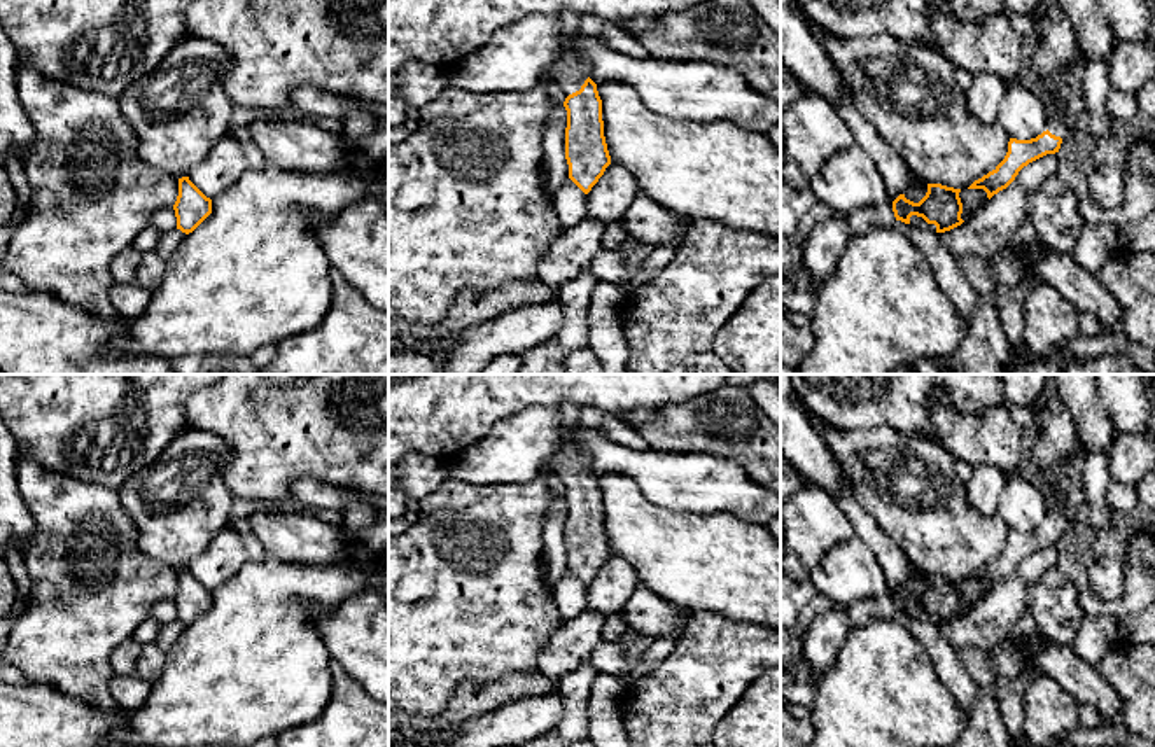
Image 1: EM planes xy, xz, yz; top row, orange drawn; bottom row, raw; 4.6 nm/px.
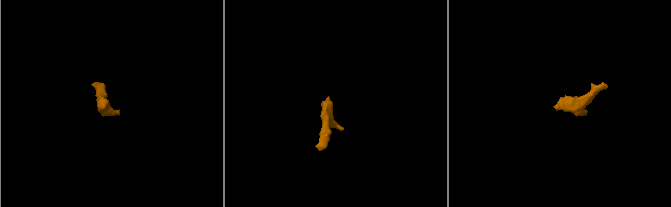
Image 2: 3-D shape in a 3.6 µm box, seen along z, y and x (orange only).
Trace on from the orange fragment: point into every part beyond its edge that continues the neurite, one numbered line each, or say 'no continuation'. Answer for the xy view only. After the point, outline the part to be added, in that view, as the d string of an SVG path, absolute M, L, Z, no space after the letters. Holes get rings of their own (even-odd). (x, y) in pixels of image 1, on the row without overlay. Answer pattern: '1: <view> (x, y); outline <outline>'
no continuation

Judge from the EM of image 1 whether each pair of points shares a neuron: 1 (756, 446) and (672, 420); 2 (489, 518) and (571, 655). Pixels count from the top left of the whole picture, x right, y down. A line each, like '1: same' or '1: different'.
1: same
2: different

